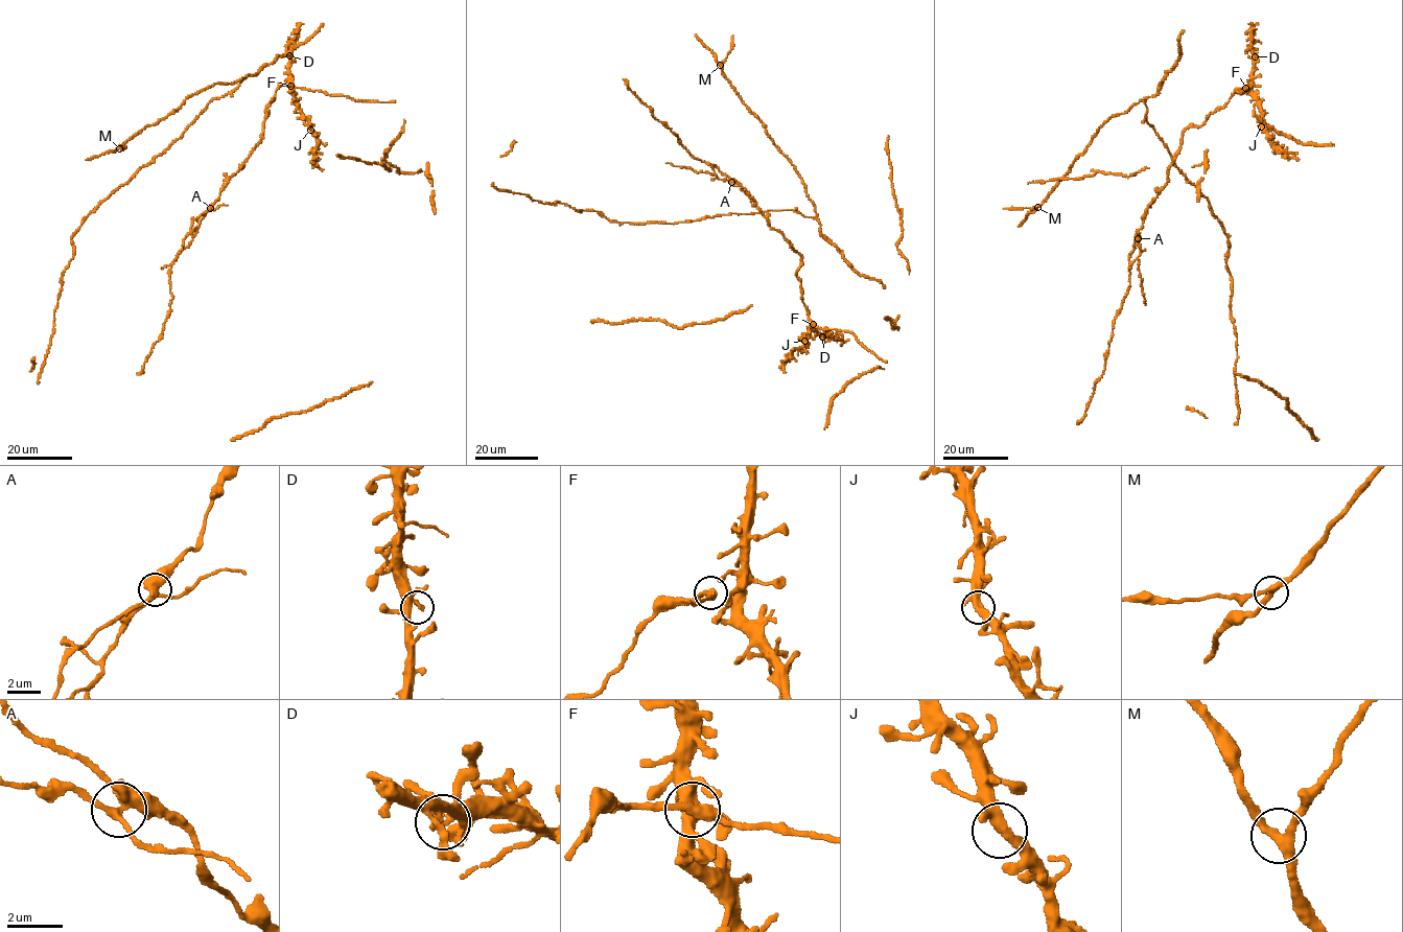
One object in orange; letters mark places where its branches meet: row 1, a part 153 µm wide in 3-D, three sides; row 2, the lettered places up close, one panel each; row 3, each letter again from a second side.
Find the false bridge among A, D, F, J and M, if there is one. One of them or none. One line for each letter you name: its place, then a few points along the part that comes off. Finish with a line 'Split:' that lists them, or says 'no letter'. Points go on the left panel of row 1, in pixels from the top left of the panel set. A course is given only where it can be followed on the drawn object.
A: place (210, 208); course (210, 209), (193, 240), (161, 269)
Split: A

